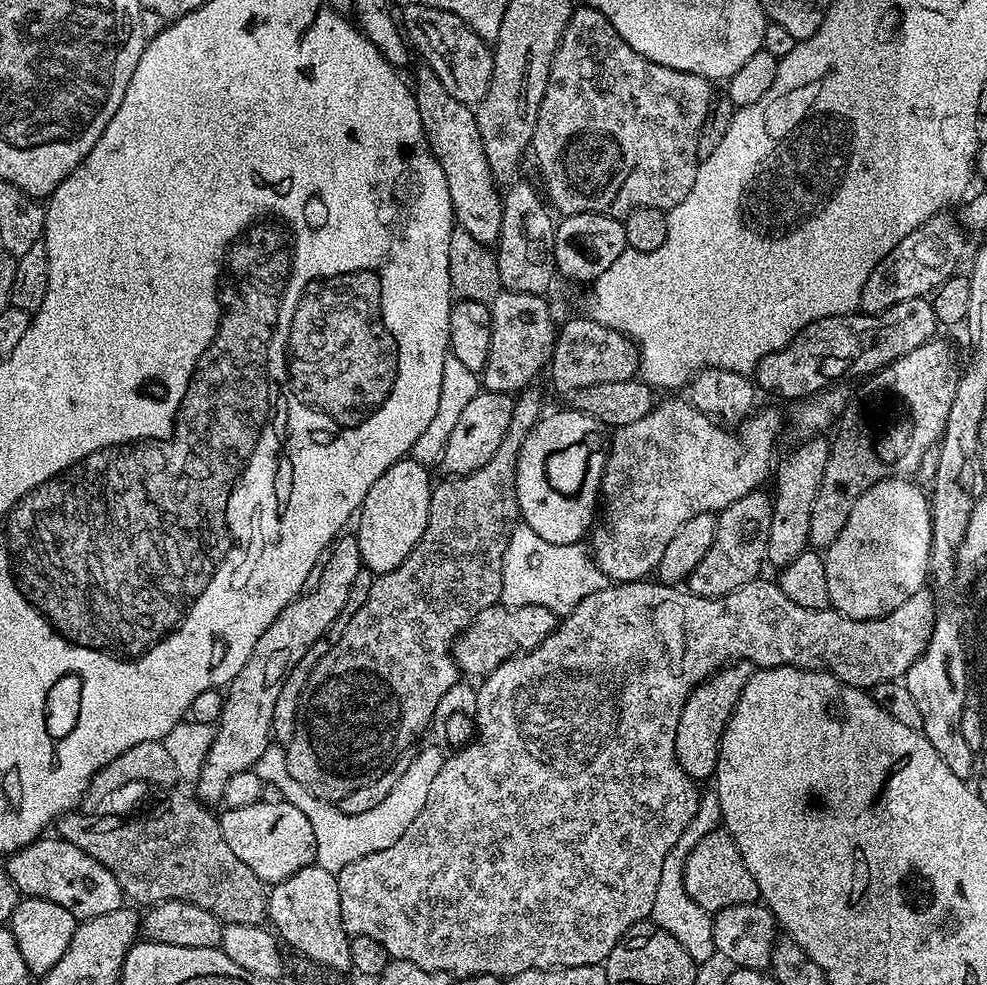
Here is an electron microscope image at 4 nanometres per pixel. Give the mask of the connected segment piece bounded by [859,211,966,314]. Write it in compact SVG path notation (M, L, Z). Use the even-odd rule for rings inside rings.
M943 211L931 216L925 224L906 234L906 238L902 238L902 242L898 242L898 246L894 246L894 250L883 256L874 270L870 270L870 278L866 278L860 294L861 313L890 310L890 306L898 306L898 302L910 302L910 298L919 296L927 297L942 282L957 275L959 268L956 267L964 256L966 232L955 215L948 215L952 214Z

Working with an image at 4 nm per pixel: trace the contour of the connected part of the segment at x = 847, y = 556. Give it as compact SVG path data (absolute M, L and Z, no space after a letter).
M889 478L879 480L874 486L870 486L865 490L854 502L854 506L850 510L850 514L846 518L846 524L842 526L842 530L838 534L838 538L829 548L823 549L822 555L824 565L826 566L826 586L830 586L830 604L835 611L840 612L844 616L849 616L855 620L877 620L880 616L890 614L890 610L898 610L898 606L902 606L902 602L906 602L906 598L910 598L910 594L918 594L925 591L926 585L930 580L930 565L932 555L930 554L930 542L932 541L932 506L929 497L916 484L911 484L908 478Z

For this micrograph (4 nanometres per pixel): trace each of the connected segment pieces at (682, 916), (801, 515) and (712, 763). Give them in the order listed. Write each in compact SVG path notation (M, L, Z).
M708 790L708 793L705 791L701 795L700 805L694 818L690 818L690 826L686 826L686 830L682 830L682 838L678 838L678 842L674 842L670 854L666 854L666 858L662 862L662 878L658 878L658 894L654 894L654 906L650 917L651 923L666 930L666 934L678 938L678 942L682 942L682 950L686 950L686 954L690 954L690 958L700 966L704 966L711 956L717 955L714 946L712 916L705 912L702 906L698 906L698 902L694 902L694 898L690 898L690 894L686 894L684 863L690 850L694 850L694 846L698 846L698 842L706 834L717 831L721 824L720 803L715 791Z
M816 434L811 438L804 438L797 448L792 448L784 457L779 457L774 468L774 480L776 476L776 492L772 496L772 517L770 518L770 530L768 531L768 558L767 563L783 570L787 564L794 562L798 554L809 551L810 545L810 518L814 510L814 498L818 494L818 486L822 482L824 467L828 461L829 441L823 435Z
M737 660L731 666L725 666L708 679L702 681L686 698L686 706L682 710L682 718L678 718L676 731L676 761L682 766L684 773L697 782L711 781L716 775L718 750L722 742L722 734L726 730L728 720L744 693L746 682L752 676L754 666L748 660Z

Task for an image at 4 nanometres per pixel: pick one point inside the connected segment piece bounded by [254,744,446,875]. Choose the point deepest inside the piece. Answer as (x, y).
(340, 839)

